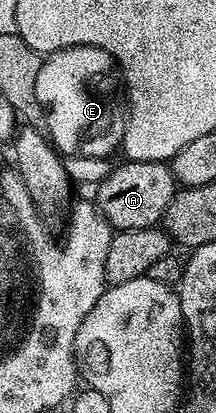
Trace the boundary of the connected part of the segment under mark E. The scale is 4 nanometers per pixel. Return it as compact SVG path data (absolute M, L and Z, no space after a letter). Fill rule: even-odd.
M73 46L49 55L36 76L36 100L42 109L44 130L50 145L59 155L106 160L113 150L117 151L121 147L128 114L124 109L124 86L120 81L120 71L108 52L95 46Z

